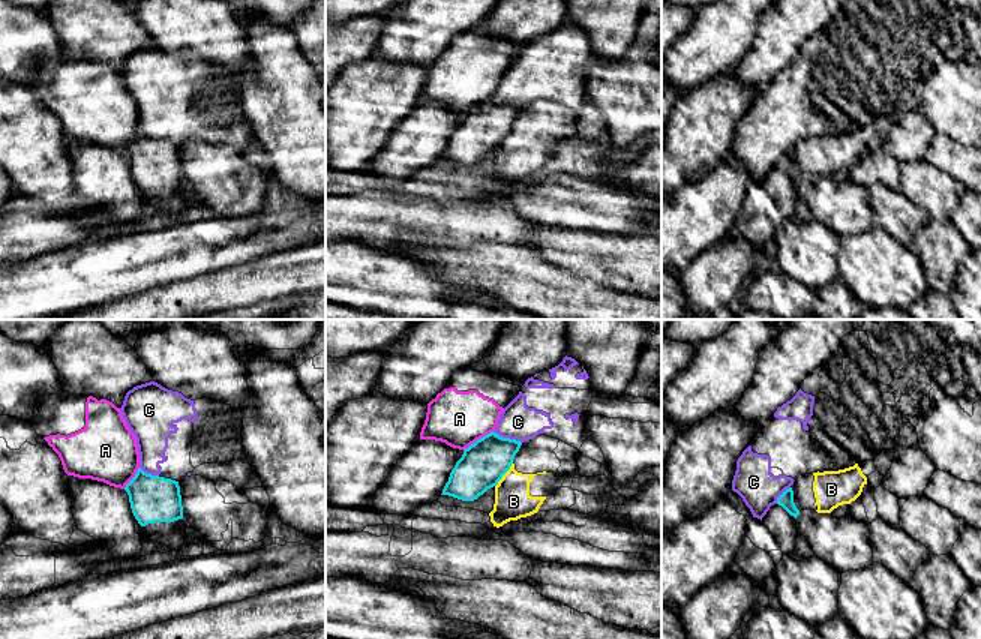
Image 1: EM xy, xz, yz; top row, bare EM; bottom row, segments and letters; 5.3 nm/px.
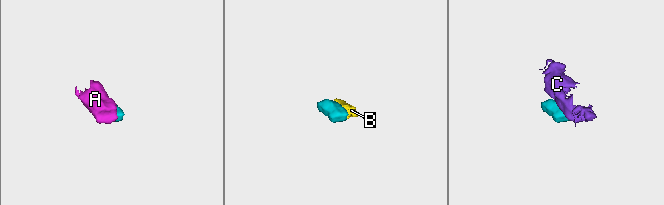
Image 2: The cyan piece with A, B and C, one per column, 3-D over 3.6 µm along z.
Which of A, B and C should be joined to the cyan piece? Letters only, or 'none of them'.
none of them

